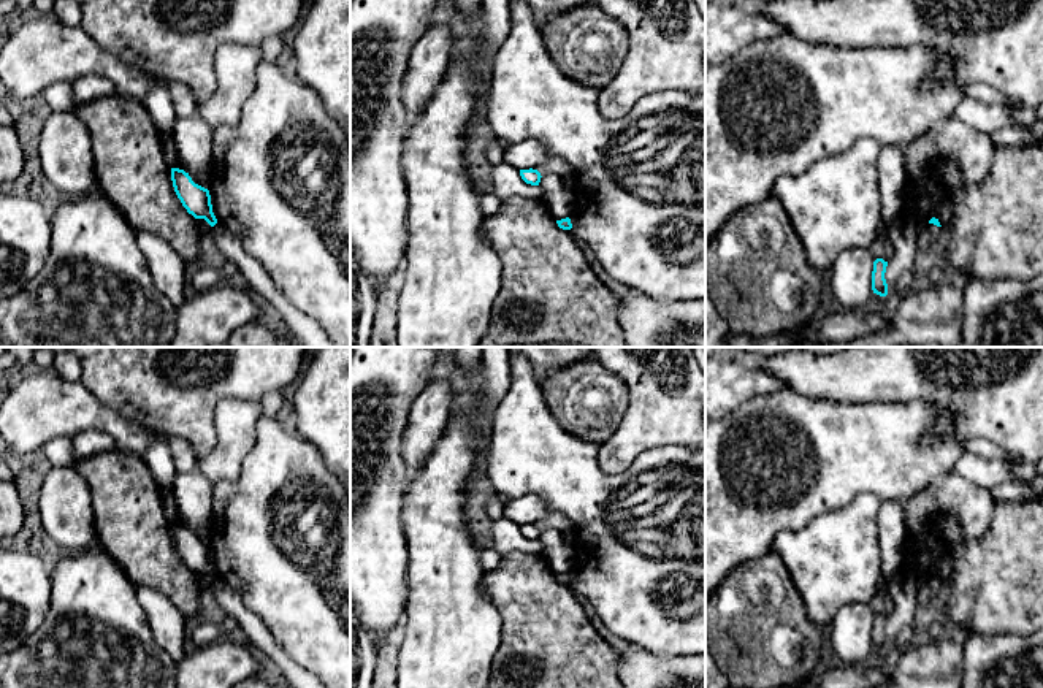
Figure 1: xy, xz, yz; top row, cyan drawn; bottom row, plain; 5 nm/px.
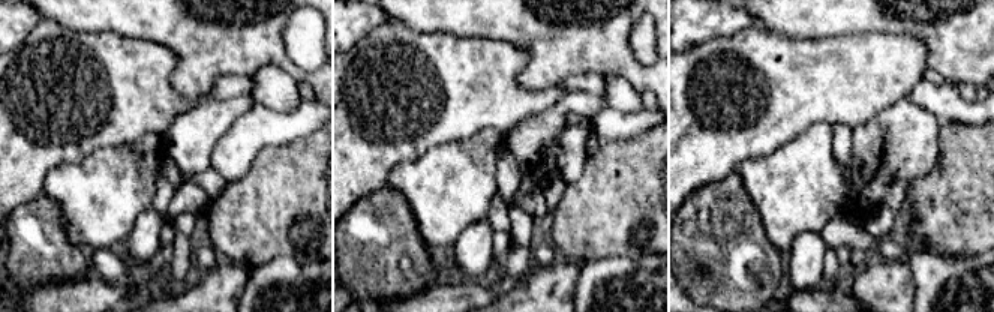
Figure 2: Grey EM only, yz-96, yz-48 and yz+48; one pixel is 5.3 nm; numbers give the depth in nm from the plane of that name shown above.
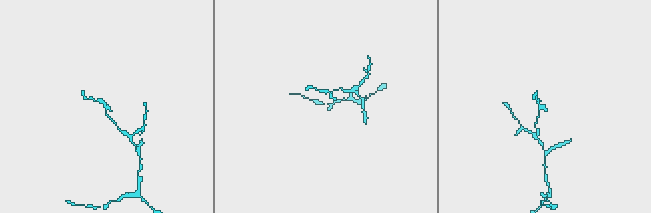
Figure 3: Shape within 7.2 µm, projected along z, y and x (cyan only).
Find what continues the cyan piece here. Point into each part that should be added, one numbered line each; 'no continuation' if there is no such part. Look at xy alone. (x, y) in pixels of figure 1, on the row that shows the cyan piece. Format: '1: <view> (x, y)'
no continuation

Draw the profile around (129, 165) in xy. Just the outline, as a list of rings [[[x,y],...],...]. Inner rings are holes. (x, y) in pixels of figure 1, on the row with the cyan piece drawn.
[[[119,94],[101,97],[74,108],[84,122],[94,151],[94,174],[103,197],[124,216],[133,230],[143,230],[170,244],[184,262],[203,257],[203,235],[197,219],[178,198],[171,168],[162,151],[162,133],[139,100]]]

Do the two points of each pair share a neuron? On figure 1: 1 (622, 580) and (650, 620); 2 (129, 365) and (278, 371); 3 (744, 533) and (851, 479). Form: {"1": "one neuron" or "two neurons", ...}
{"1": "one neuron", "2": "one neuron", "3": "one neuron"}

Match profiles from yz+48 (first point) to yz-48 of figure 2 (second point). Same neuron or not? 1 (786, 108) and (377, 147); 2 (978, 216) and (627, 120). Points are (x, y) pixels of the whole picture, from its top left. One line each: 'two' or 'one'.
1: one
2: two

